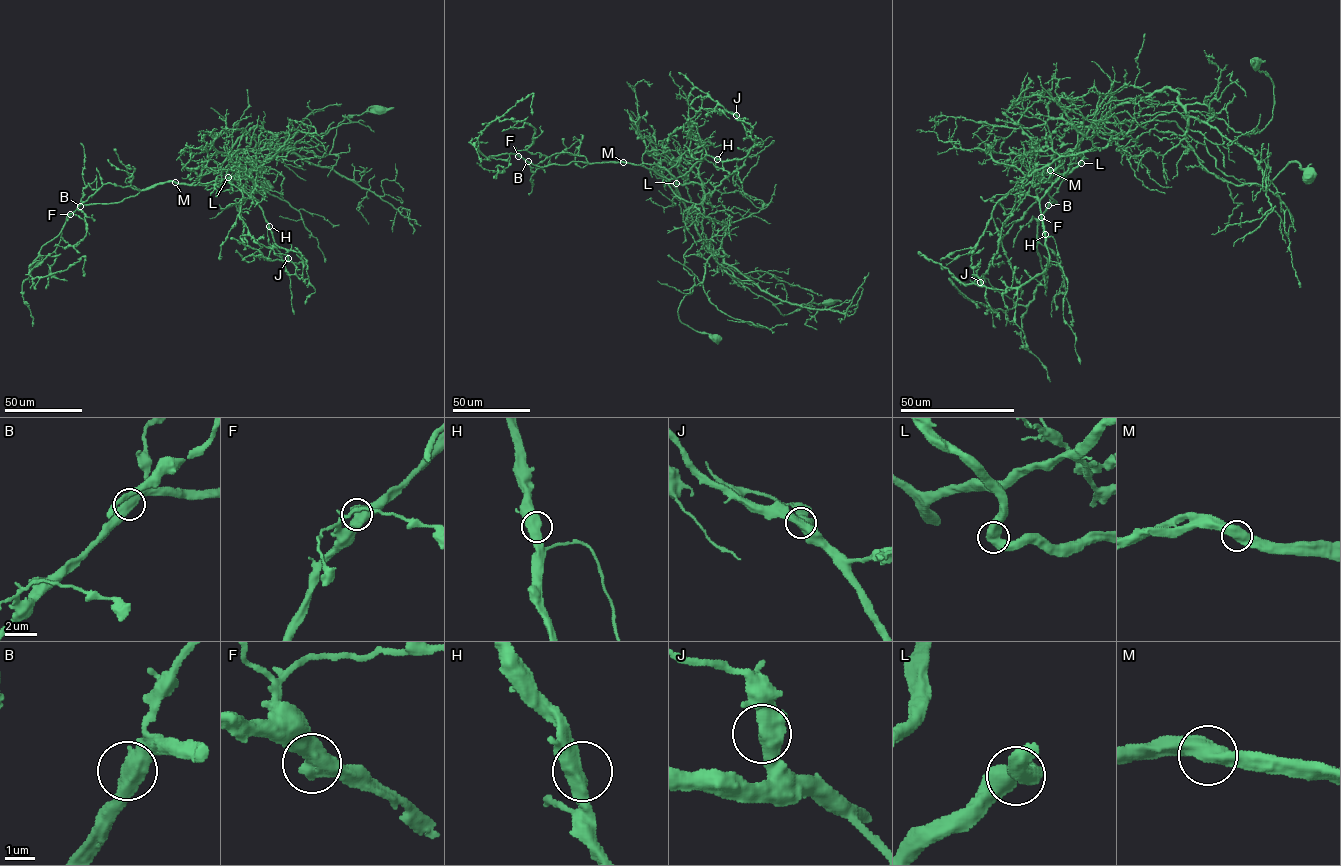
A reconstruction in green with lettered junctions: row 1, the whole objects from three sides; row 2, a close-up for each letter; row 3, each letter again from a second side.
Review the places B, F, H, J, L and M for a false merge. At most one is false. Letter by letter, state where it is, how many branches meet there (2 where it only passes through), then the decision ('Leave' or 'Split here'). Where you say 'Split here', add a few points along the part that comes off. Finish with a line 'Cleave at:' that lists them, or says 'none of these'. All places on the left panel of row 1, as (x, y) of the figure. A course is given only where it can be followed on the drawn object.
B: Place: (80, 206). Branches: 2. Leave
F: Place: (70, 214). Branches: 2. Leave
H: Place: (269, 226). Branches: 2. Leave
J: Place: (288, 258). Branches: 2. Leave
L: Place: (228, 177). Branches: 2. Leave
M: Place: (175, 182). Branches: 2. Split here. Course of the part to remove: (175, 182), (224, 184), (256, 167), (254, 148), (236, 158), (247, 185), (229, 192), (241, 176), (270, 187)
Cleave at: M

